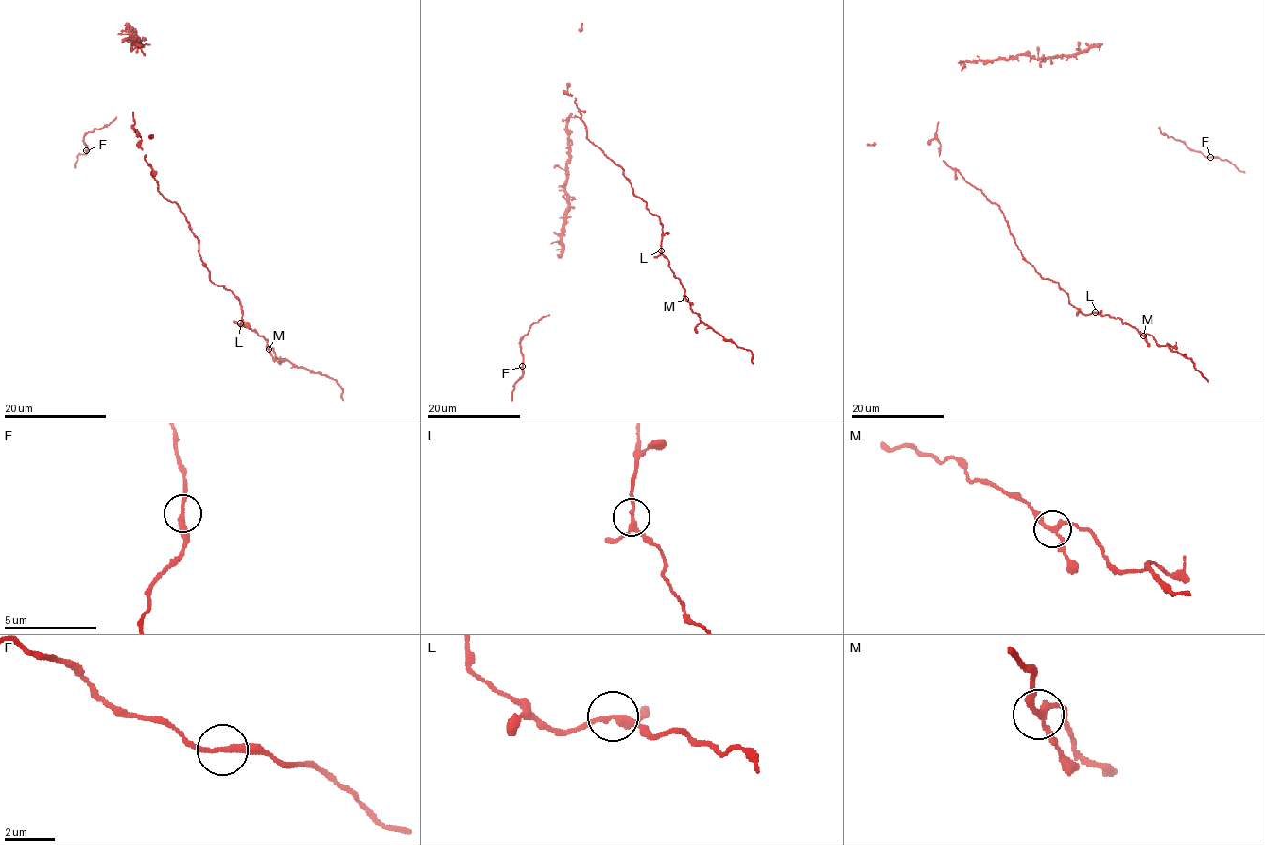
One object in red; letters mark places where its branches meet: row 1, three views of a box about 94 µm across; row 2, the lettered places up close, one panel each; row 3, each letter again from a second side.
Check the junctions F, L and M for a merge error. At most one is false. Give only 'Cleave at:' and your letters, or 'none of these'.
Cleave at: none of these

